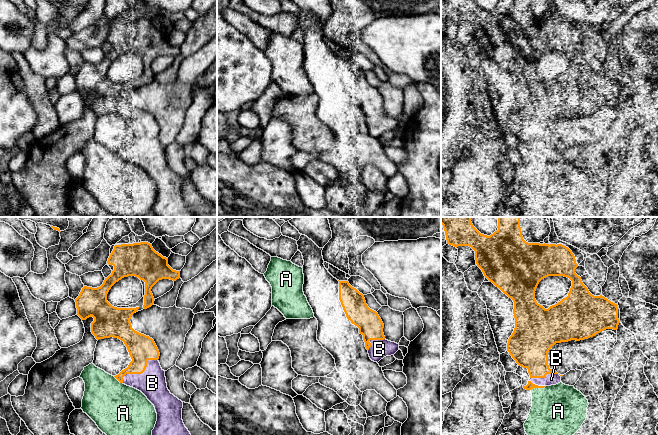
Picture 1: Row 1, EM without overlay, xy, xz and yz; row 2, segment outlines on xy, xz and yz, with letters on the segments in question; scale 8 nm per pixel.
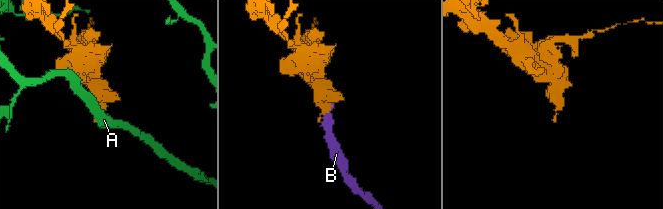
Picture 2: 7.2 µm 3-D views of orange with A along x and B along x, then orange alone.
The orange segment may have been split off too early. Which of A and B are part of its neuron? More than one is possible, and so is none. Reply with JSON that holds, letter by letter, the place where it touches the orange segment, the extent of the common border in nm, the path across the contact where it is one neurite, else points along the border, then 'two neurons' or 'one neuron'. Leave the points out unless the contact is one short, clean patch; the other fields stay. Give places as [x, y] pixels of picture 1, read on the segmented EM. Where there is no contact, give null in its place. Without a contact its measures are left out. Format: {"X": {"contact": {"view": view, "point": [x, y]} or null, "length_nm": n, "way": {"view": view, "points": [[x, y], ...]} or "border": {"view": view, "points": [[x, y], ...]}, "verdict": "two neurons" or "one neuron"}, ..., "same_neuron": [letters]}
{"A": {"contact": {"view": "yz", "point": [538, 387]}, "length_nm": 140, "verdict": "two neurons"}, "B": {"contact": {"view": "xy", "point": [140, 373]}, "length_nm": 340, "verdict": "one neuron"}, "same_neuron": ["B"]}

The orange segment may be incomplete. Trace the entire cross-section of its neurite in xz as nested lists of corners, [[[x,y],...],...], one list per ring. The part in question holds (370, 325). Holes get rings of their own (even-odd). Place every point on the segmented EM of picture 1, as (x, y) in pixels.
[[[339,281],[339,300],[348,320],[359,328],[363,335],[369,357],[379,362],[386,356],[394,355],[399,344],[385,339],[384,324],[378,313],[368,307],[364,295],[348,281]]]

